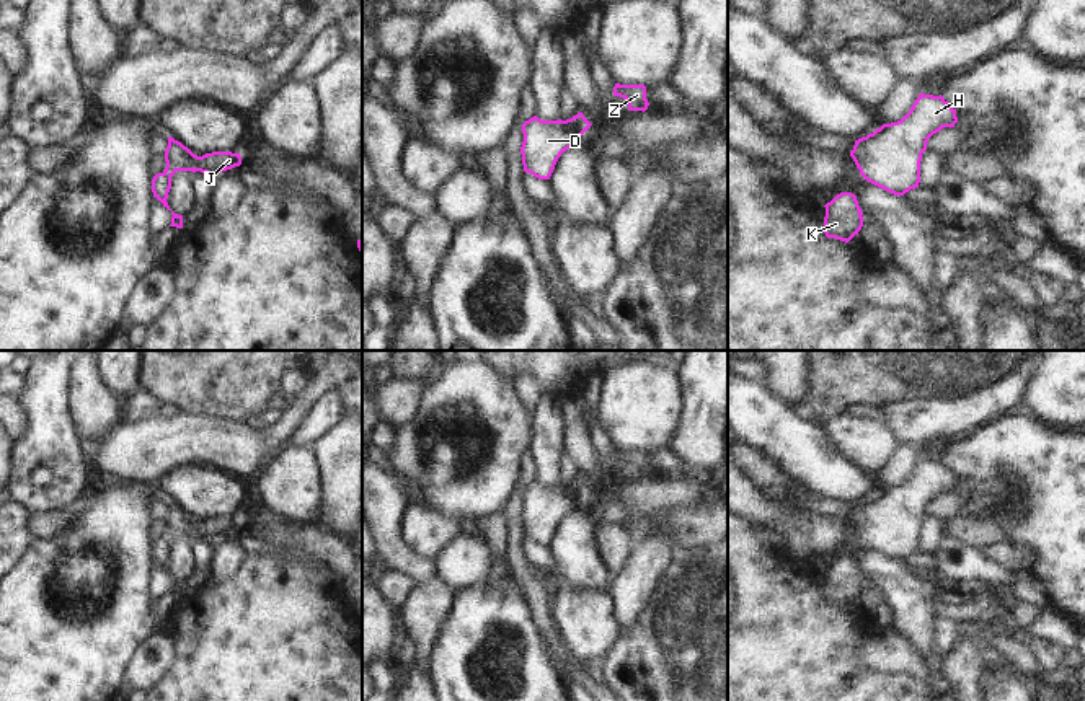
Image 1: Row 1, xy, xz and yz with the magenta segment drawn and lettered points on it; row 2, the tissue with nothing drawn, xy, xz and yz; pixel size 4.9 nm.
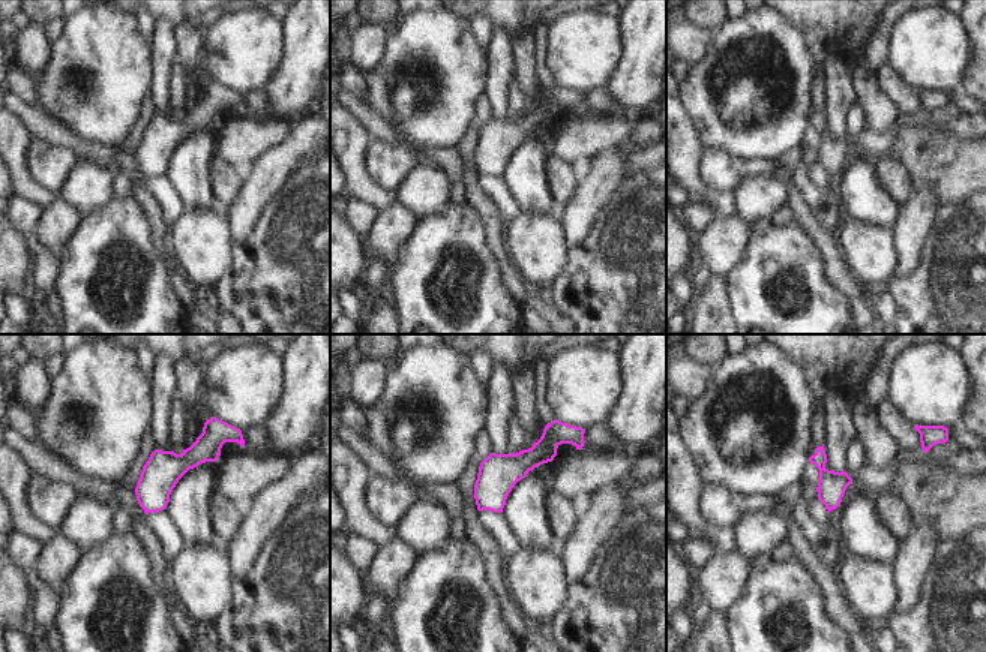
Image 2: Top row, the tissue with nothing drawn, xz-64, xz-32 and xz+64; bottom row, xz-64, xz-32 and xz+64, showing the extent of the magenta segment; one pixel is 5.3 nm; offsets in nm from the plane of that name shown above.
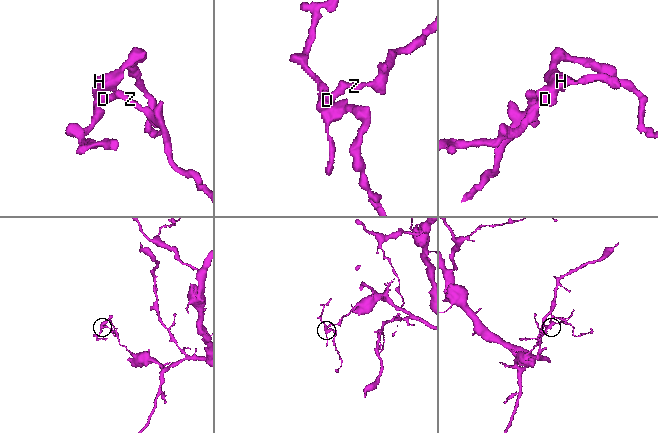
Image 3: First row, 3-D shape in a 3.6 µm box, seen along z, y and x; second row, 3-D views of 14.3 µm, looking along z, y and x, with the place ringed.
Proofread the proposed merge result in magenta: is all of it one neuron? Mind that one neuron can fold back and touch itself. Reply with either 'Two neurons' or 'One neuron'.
One neuron

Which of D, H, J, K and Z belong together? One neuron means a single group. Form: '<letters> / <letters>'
D H J K Z

